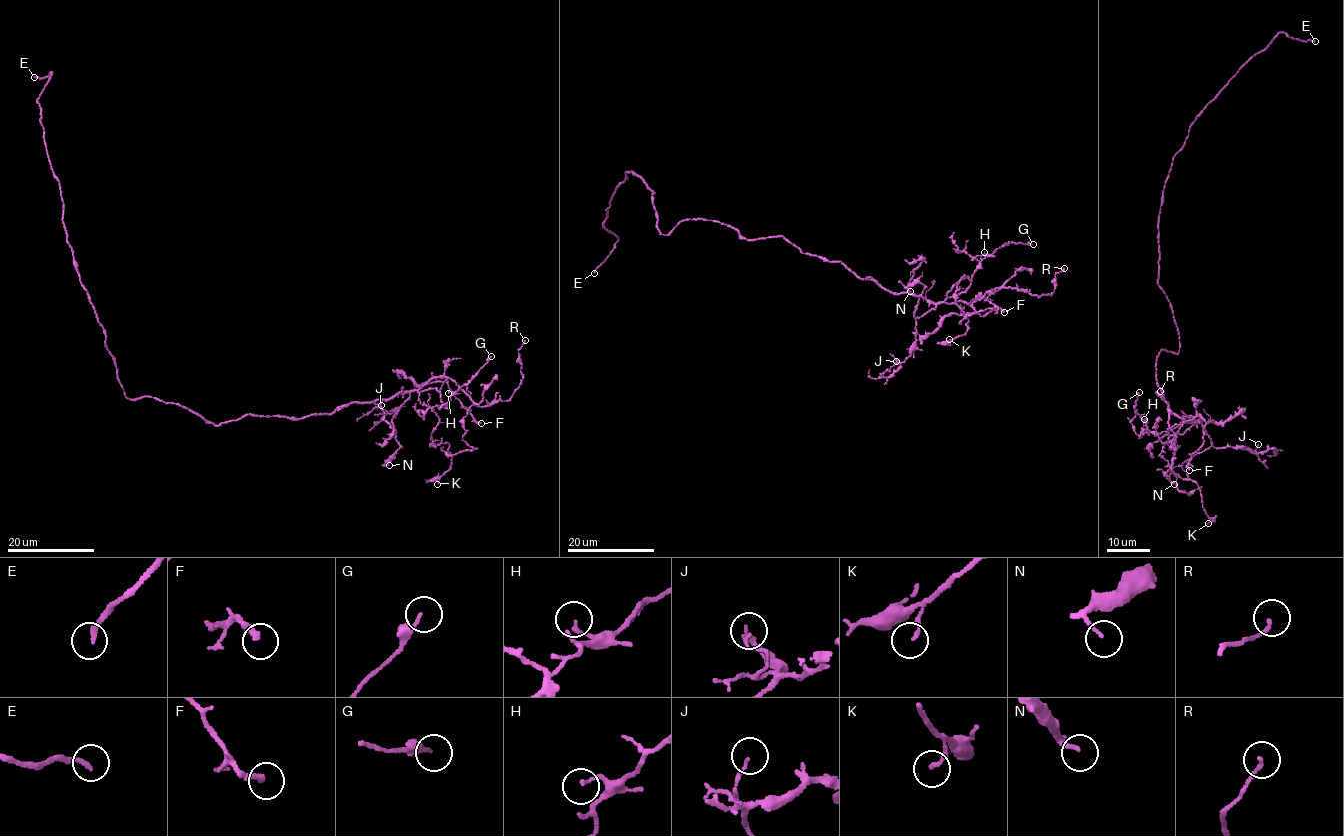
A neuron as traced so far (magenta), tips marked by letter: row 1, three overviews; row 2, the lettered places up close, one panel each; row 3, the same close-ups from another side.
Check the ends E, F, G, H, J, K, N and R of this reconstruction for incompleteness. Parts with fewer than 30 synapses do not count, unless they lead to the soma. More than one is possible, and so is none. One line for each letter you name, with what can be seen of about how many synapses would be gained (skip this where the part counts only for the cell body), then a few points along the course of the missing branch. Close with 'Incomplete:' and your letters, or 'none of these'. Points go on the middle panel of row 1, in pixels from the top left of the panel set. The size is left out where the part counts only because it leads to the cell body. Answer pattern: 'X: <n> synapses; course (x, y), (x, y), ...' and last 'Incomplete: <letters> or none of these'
E: 80 synapses; course (594, 273), (601, 276), (606, 292), (595, 296), (579, 310), (580, 360), (591, 375), (601, 379), (605, 371)
Incomplete: E

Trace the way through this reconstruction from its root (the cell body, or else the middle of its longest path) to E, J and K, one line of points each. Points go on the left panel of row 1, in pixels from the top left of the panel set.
E: (166, 403), (125, 395), (67, 240), (61, 191), (47, 151), (37, 102), (52, 73), (34, 77)
J: (166, 403), (220, 425), (247, 415), (302, 419), (409, 393), (394, 417), (398, 409), (383, 414), (381, 405)
K: (166, 403), (220, 425), (415, 390), (439, 419), (431, 444), (452, 456), (437, 484)

